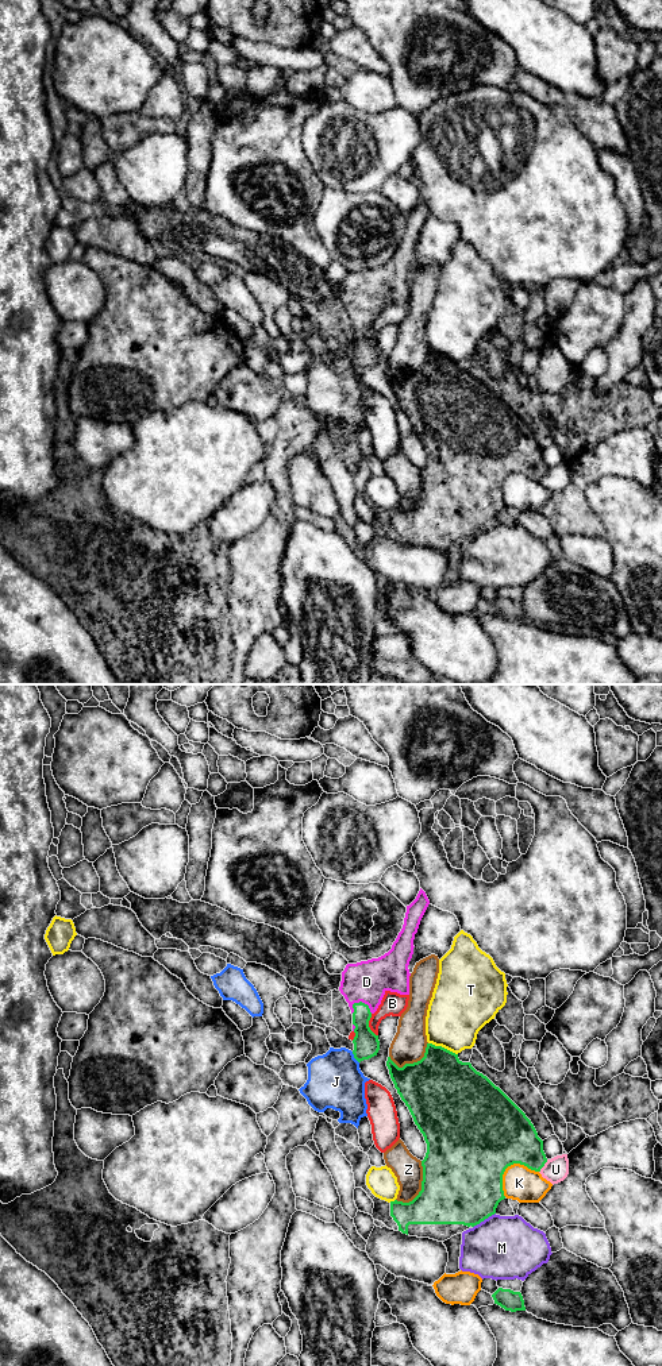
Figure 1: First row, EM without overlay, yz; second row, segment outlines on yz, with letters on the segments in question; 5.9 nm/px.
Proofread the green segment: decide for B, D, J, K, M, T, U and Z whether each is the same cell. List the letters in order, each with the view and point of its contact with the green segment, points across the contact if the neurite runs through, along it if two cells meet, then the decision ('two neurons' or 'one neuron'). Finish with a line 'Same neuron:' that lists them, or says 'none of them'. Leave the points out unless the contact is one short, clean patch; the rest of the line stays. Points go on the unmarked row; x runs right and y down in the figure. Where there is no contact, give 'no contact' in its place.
B: yz (368, 334) | two neurons
D: yz (364, 312) | across yz (366, 354), (362, 342), (364, 312), (364, 293), (366, 290) | one neuron
J: yz (354, 366) | two neurons
K: yz (508, 474) | two neurons
M: yz (484, 528) | two neurons
T: yz (443, 357) | two neurons
U: yz (543, 474) | along yz (547, 469), (539, 481) | two neurons
Z: yz (422, 497) | two neurons
Same neuron: D

